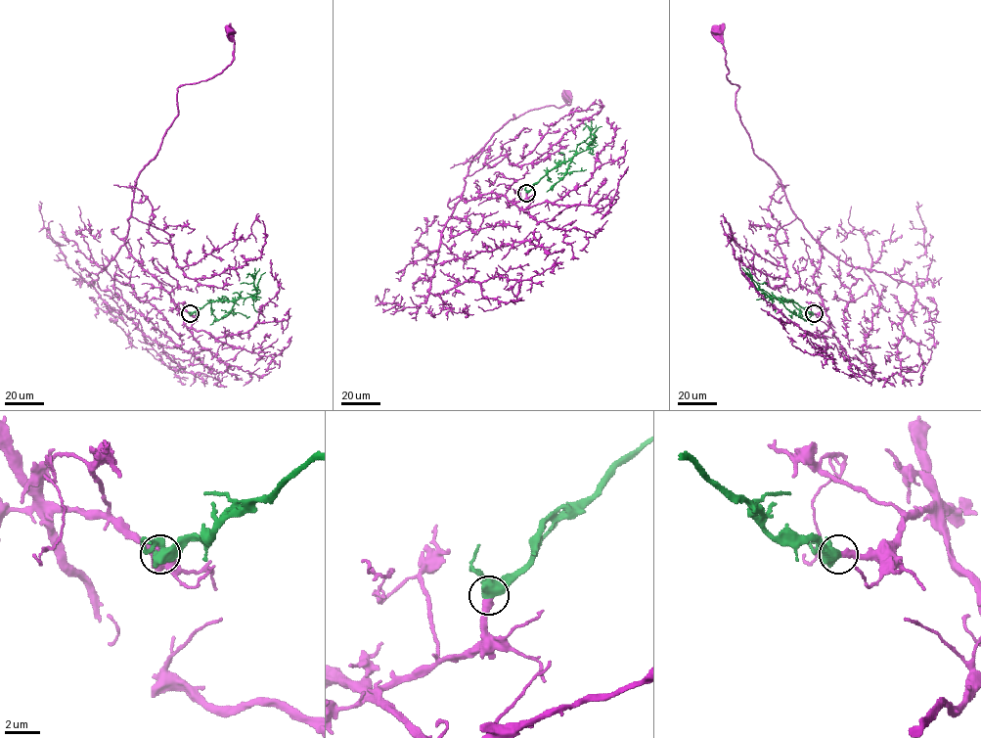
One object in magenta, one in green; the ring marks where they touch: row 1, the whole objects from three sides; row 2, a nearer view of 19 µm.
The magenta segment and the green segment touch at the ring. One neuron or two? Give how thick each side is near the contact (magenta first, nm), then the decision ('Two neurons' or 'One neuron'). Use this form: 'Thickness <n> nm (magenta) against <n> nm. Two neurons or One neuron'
Thickness 360 nm (magenta) against 550 nm. One neuron

